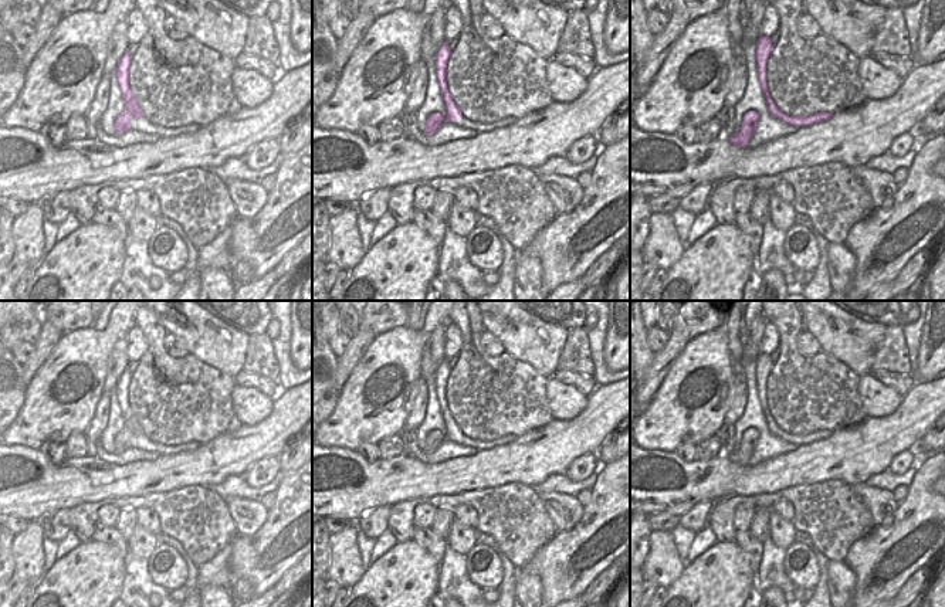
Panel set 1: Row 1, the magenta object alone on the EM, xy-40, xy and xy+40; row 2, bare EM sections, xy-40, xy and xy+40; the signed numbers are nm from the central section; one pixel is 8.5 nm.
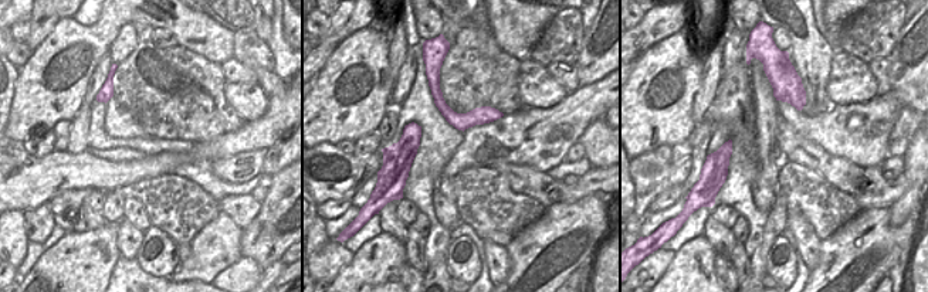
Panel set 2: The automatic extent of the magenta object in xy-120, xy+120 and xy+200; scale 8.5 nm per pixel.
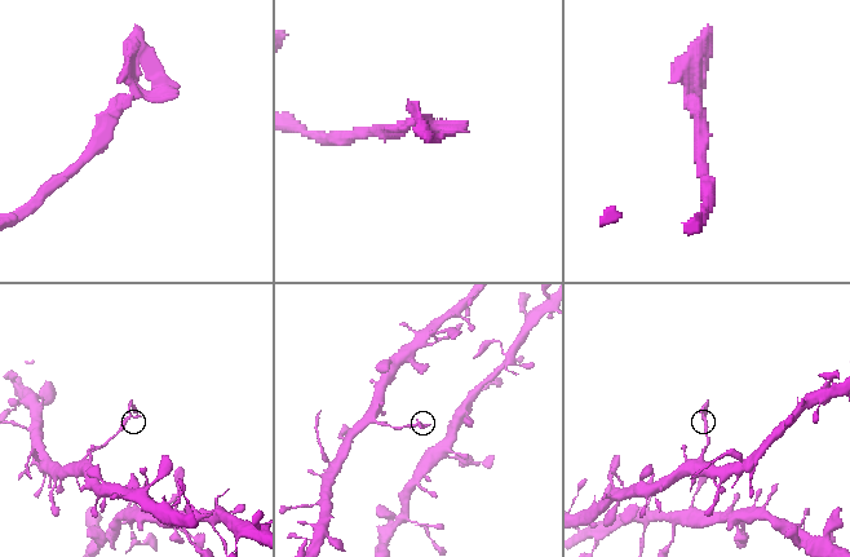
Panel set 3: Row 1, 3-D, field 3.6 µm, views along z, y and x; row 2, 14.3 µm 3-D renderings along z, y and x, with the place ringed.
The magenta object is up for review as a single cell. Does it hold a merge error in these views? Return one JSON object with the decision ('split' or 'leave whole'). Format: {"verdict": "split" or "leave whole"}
{"verdict": "split"}

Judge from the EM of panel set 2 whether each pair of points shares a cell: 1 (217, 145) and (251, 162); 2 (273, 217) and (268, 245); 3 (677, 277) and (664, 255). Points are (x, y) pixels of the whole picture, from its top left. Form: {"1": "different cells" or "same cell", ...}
{"1": "different cells", "2": "same cell", "3": "different cells"}

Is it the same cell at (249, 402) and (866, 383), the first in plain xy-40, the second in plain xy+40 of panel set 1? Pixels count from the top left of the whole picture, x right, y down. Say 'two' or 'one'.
one

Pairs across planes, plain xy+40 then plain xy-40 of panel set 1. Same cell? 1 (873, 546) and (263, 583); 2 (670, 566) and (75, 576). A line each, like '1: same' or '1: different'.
1: same
2: different

